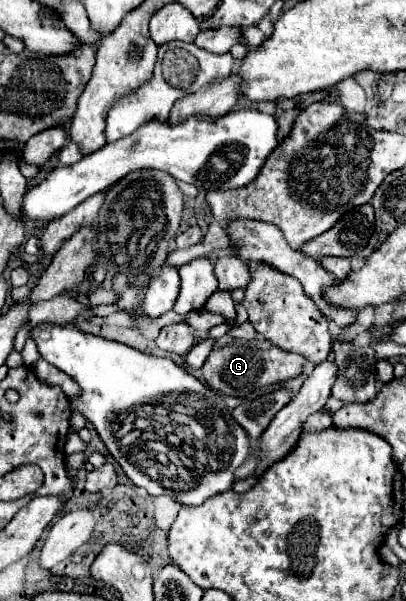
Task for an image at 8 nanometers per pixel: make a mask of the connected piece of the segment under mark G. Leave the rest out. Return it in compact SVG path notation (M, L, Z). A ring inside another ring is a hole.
M234 339L226 347L212 349L212 353L208 355L208 359L206 359L204 367L202 367L202 375L204 375L210 389L214 389L214 391L218 391L222 395L244 397L244 393L248 393L248 391L252 391L256 387L274 385L278 381L300 375L304 365L306 365L306 359L302 355L284 351L280 347L274 347L264 339L258 339L258 341Z

